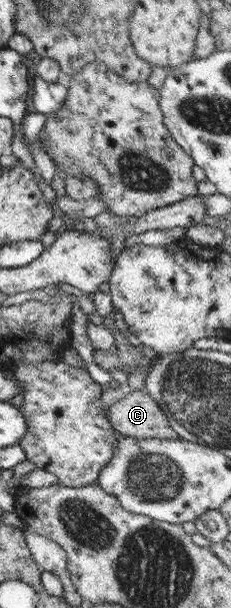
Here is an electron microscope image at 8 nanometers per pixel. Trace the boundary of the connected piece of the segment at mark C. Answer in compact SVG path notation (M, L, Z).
M132 390L110 406L110 425L123 436L178 439L168 418L146 390Z

